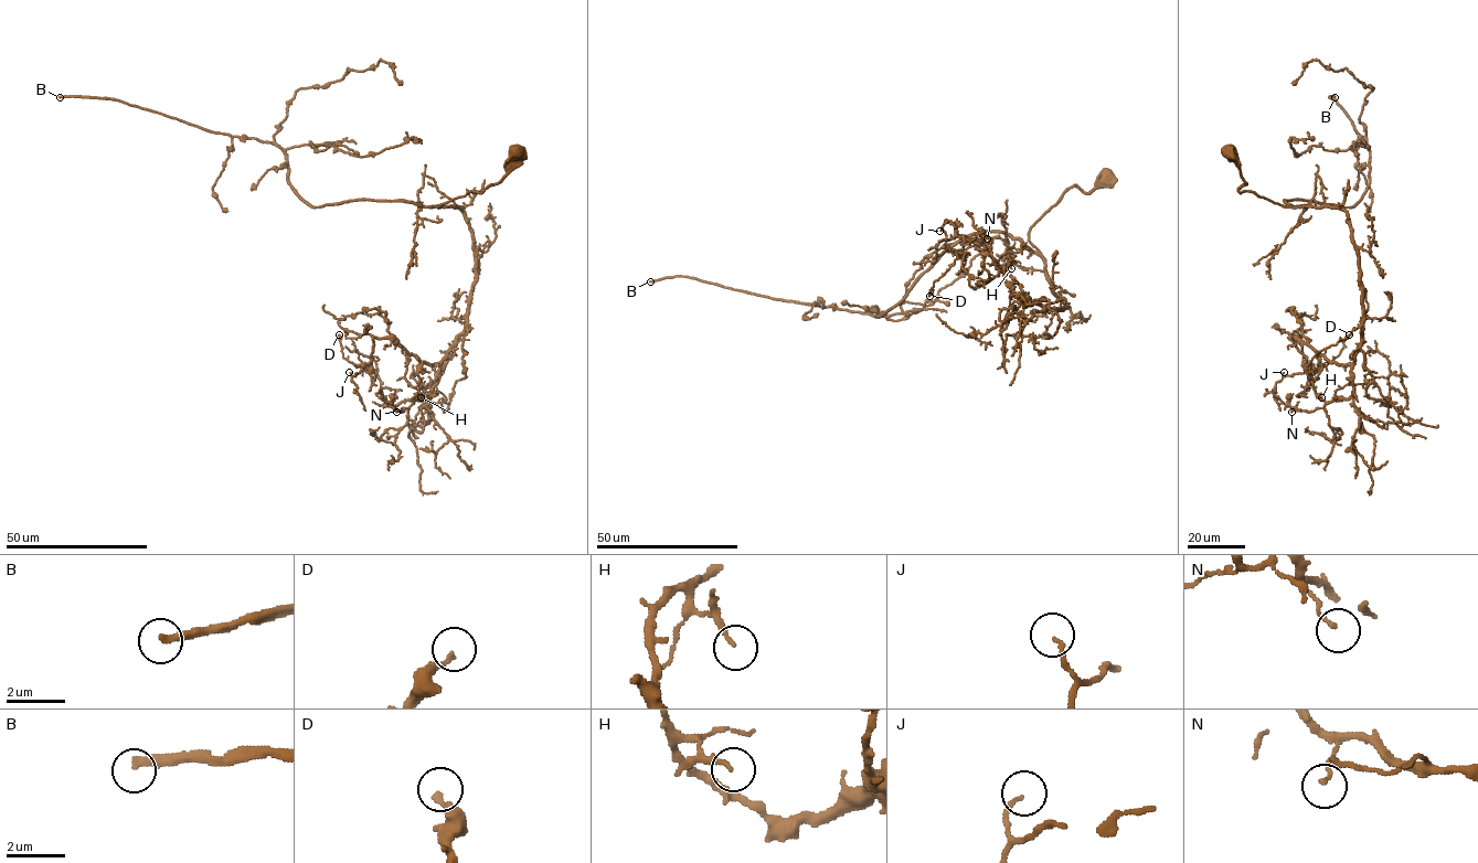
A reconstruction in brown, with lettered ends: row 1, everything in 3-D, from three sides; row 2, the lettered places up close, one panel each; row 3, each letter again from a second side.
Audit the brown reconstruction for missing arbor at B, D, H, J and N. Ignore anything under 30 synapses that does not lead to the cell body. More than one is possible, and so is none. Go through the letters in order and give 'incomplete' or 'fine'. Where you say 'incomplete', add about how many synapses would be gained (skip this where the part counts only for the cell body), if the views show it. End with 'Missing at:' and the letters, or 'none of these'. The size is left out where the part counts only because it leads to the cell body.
B: incomplete | 250 syn
D: fine
H: fine
J: fine
N: fine
Missing at: B

